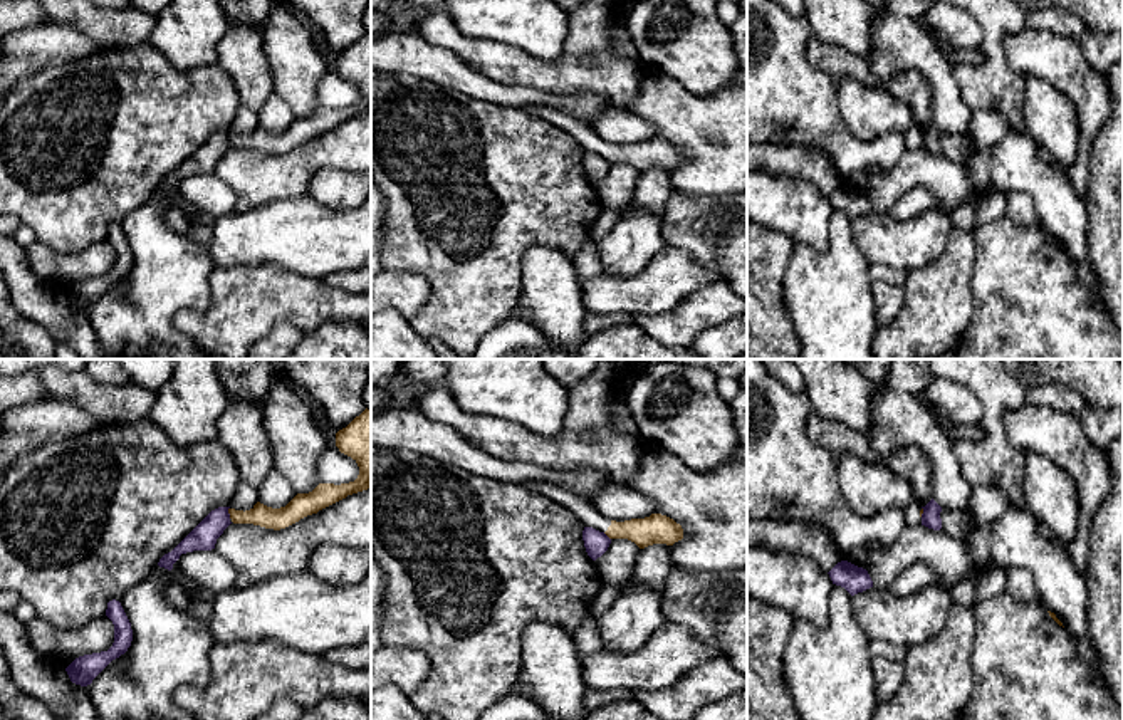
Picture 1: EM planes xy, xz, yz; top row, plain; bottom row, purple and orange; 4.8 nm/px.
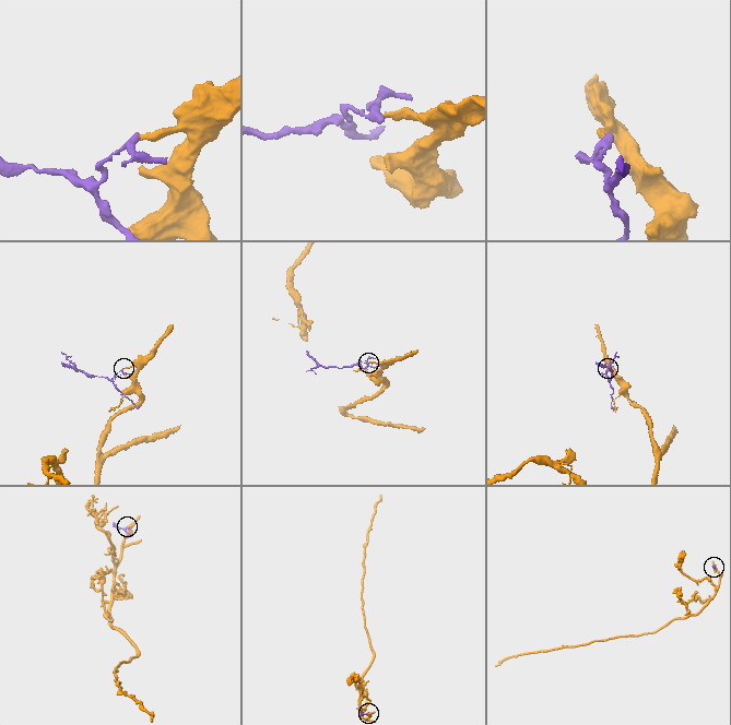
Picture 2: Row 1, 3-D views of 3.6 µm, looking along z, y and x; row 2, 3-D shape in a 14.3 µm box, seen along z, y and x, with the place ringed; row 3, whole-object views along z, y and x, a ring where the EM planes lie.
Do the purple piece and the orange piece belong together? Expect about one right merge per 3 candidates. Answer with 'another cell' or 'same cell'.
another cell

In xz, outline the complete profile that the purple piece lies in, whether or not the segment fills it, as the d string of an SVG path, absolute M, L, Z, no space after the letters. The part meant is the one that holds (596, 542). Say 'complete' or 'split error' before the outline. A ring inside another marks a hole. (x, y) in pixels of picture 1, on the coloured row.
complete | M584 527L582 540L584 540L586 552L593 561L601 557L611 544L611 539L604 532L599 532L593 527Z

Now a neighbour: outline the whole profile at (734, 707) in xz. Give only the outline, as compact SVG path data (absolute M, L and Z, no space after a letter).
M747 688L700 708L690 720L747 720Z

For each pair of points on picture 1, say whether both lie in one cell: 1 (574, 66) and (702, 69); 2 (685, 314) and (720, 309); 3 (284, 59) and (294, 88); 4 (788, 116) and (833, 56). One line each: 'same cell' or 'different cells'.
1: different cells
2: same cell
3: same cell
4: different cells

